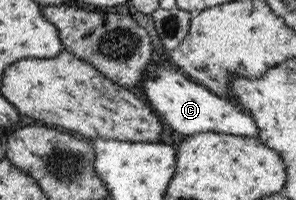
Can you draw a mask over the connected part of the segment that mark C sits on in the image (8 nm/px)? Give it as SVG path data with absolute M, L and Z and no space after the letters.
M161 66L155 70L149 70L144 74L140 86L143 87L143 94L149 100L151 108L181 137L201 134L200 132L257 137L258 128L247 112L229 103L227 99L208 91L202 85L191 82L175 70Z

